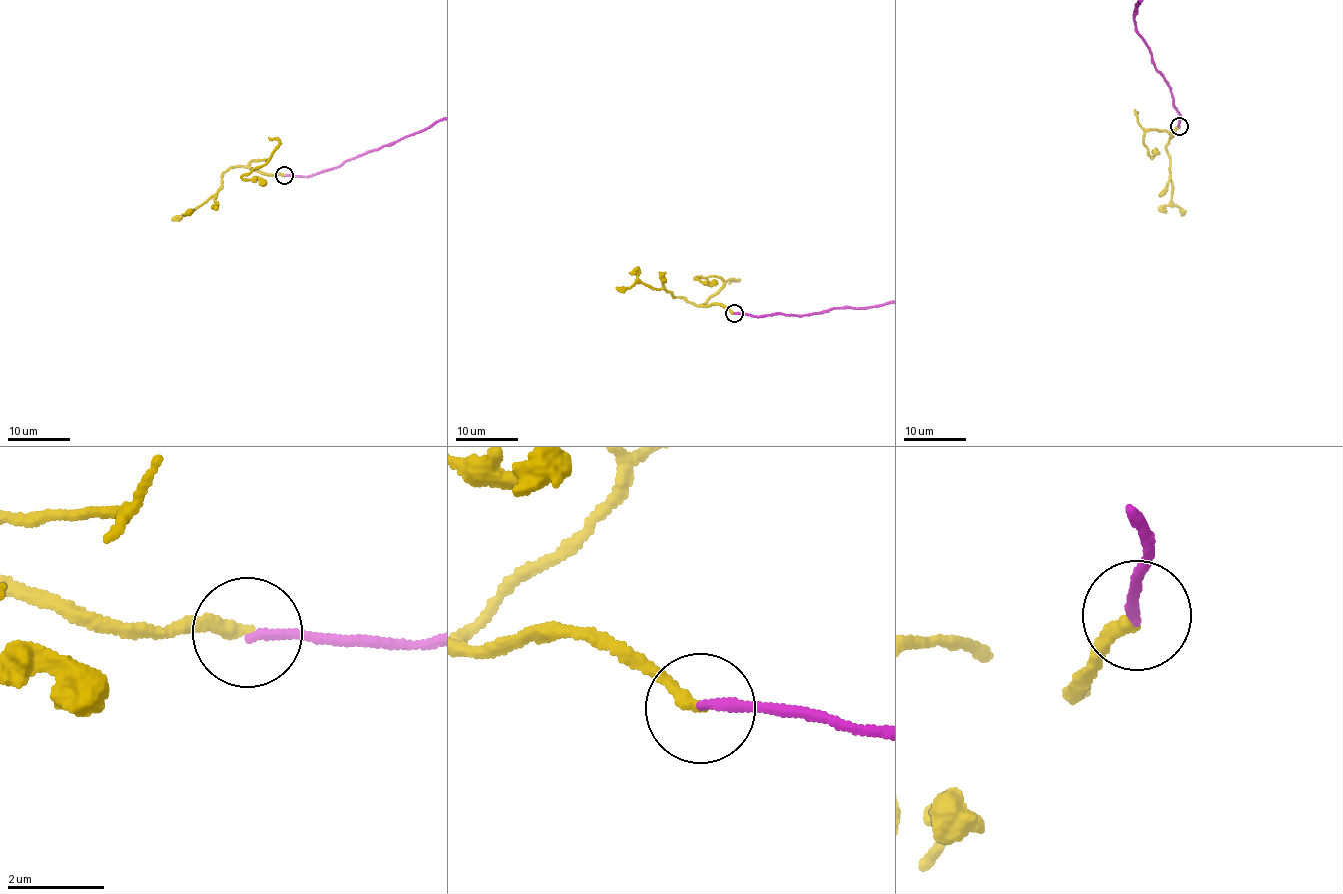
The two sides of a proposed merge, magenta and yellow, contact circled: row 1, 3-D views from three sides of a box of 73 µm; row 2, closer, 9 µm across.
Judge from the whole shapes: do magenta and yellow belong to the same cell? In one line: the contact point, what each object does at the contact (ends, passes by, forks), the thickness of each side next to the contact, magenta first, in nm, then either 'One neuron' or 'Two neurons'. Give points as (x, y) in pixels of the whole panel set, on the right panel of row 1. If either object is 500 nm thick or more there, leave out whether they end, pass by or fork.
Place: (1179, 126). At the ring magenta ends. At the ring yellow ends. Thickness 190 nm (magenta) against 220 nm. Two neurons

